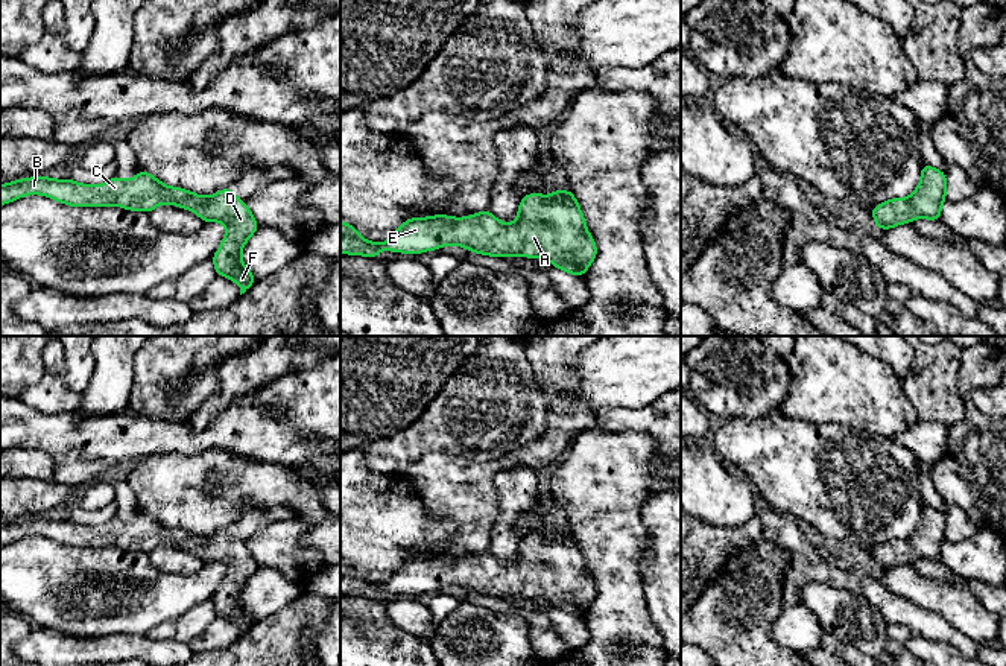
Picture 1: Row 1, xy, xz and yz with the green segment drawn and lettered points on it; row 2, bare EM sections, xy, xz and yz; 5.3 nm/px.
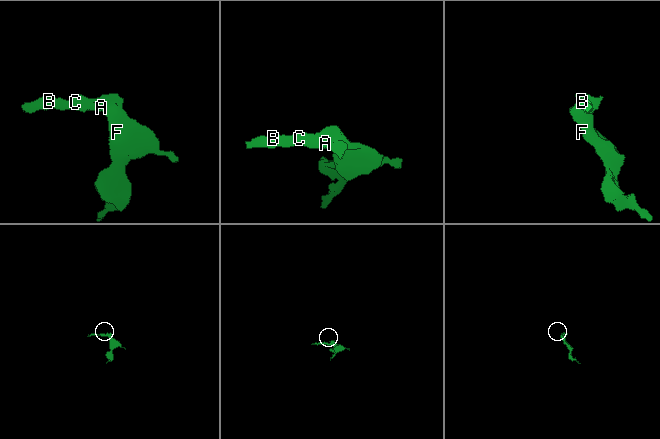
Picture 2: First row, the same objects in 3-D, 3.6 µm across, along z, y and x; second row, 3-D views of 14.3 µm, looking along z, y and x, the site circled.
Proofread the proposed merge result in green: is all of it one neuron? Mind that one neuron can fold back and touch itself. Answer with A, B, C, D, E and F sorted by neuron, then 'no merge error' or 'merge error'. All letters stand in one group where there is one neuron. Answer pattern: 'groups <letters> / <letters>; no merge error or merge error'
groups A B C D E F; no merge error

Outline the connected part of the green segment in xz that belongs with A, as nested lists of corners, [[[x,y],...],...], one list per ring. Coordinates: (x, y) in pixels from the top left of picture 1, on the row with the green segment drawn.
[[[553,190],[549,198],[529,193],[521,198],[517,216],[511,224],[500,222],[489,210],[468,217],[410,217],[383,243],[363,239],[340,220],[340,254],[375,258],[383,248],[413,255],[457,245],[489,257],[544,257],[567,274],[585,275],[597,248],[573,192]]]

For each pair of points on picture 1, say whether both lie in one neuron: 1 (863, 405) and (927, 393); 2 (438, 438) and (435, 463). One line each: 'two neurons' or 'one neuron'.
1: two neurons
2: two neurons

